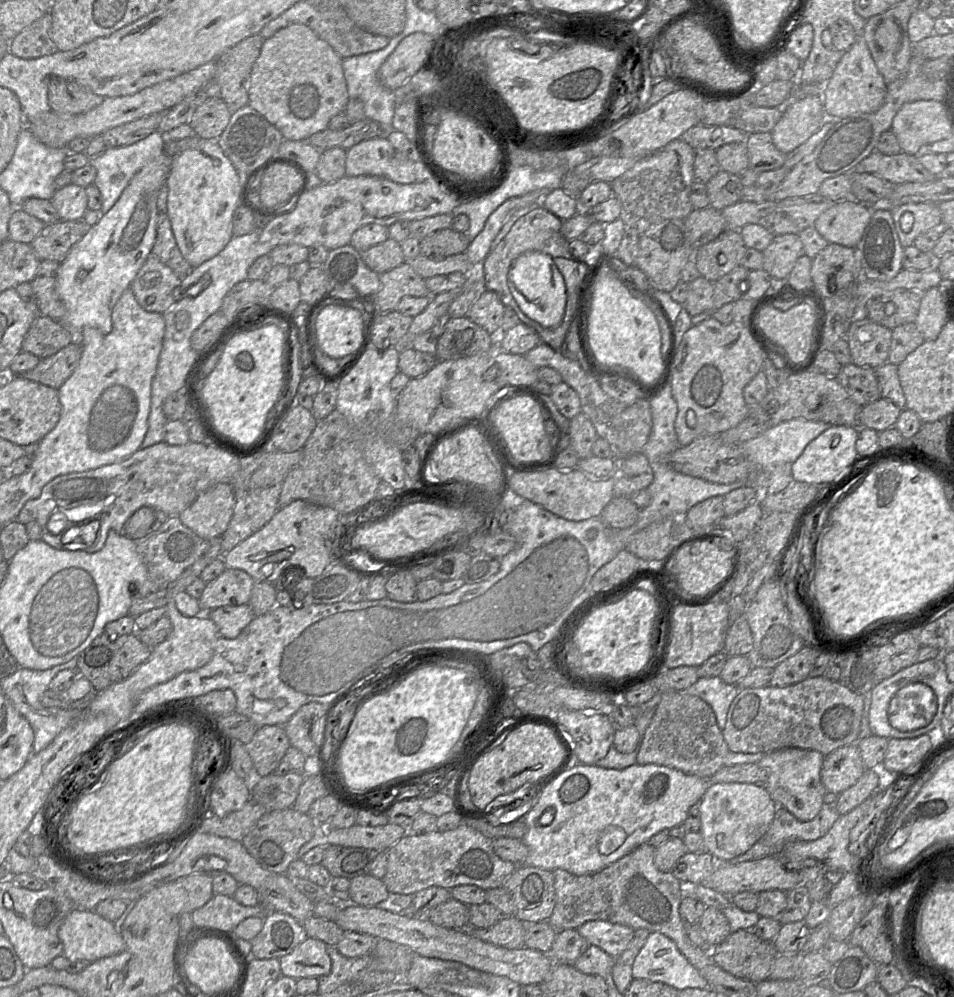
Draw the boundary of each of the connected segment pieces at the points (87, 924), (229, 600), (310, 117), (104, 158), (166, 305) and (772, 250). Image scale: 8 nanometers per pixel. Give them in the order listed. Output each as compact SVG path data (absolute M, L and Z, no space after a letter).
M72 909L63 920L58 937L63 945L62 955L71 962L92 963L98 959L113 956L125 950L125 942L113 922L109 922L93 910Z
M226 568L216 579L206 583L199 604L203 613L221 606L249 602L255 580L245 571Z
M293 23L264 40L260 55L251 70L248 105L274 125L284 139L307 140L313 134L327 129L331 119L344 112L348 101L343 58L310 27Z
M155 131L138 142L128 146L107 148L99 156L92 158L90 164L96 169L94 184L102 195L102 214L105 214L114 206L136 172L138 172L148 161L164 153L165 143L166 133Z
M151 253L130 288L143 309L163 314L180 300L181 281L180 276Z
M798 234L777 235L762 255L762 269L771 278L787 279L804 248Z

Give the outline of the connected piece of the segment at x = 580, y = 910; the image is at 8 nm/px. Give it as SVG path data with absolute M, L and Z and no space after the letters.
M644 843L599 872L577 876L563 869L552 871L555 906L547 922L557 932L577 929L588 921L603 920L626 925L634 930L647 929L670 938L679 951L697 969L713 964L708 948L693 945L680 916L680 903L686 887L671 873L662 872L654 864L655 848Z

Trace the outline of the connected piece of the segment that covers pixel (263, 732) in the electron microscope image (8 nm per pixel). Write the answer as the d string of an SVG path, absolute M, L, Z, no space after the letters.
M277 725L258 727L251 741L245 745L254 768L260 777L273 773L290 747L284 726Z

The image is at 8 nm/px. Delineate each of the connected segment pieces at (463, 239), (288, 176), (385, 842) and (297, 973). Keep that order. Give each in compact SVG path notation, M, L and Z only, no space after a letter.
M452 228L439 229L420 240L420 254L432 260L464 253L470 244L468 237Z
M288 163L272 165L262 176L260 199L262 206L273 208L288 199L303 183L299 170Z
M355 824L349 828L327 829L327 843L344 847L363 847L386 851L408 832L397 824L378 826Z
M307 937L291 953L279 959L281 976L295 980L327 976L331 971L327 947L326 943Z

